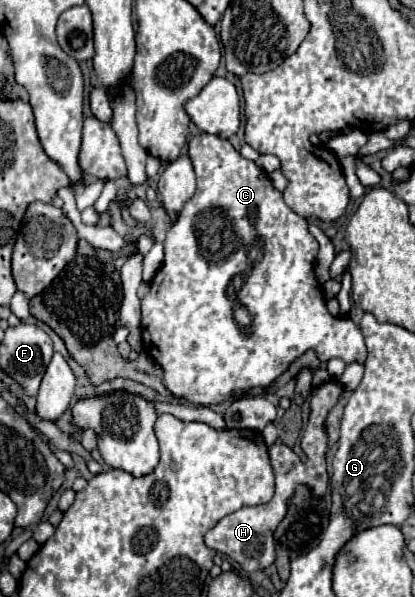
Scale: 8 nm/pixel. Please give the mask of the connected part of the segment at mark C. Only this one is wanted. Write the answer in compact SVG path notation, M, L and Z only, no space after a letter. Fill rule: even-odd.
M198 134L188 144L188 156L190 156L192 166L194 166L196 176L198 176L198 188L196 188L194 196L180 210L176 224L166 234L166 240L164 240L164 250L166 250L164 264L156 272L156 276L152 278L150 294L146 298L142 298L144 350L160 364L160 368L164 372L164 386L168 388L168 392L172 396L176 396L176 398L184 398L186 402L198 404L198 406L220 404L220 402L224 402L228 398L244 396L250 388L272 384L308 348L312 348L318 354L320 362L328 362L332 358L340 358L346 364L352 364L352 362L360 362L362 364L366 360L368 352L366 352L366 344L364 344L360 328L350 318L336 318L336 316L332 316L328 312L328 308L326 308L326 300L322 296L322 288L320 288L320 284L318 284L318 280L314 276L314 260L316 260L316 254L318 254L318 242L308 232L308 222L302 216L298 216L296 212L292 212L284 204L282 194L270 184L268 176L264 172L260 172L254 162L242 158L240 152L236 152L234 146L228 140L222 140L222 138L214 136L214 134ZM212 224L216 228L224 224L224 228L220 230L220 236L210 236ZM248 240L258 240L258 256L256 256L256 250L252 254L250 254L250 248L246 250L244 242L248 242Z

